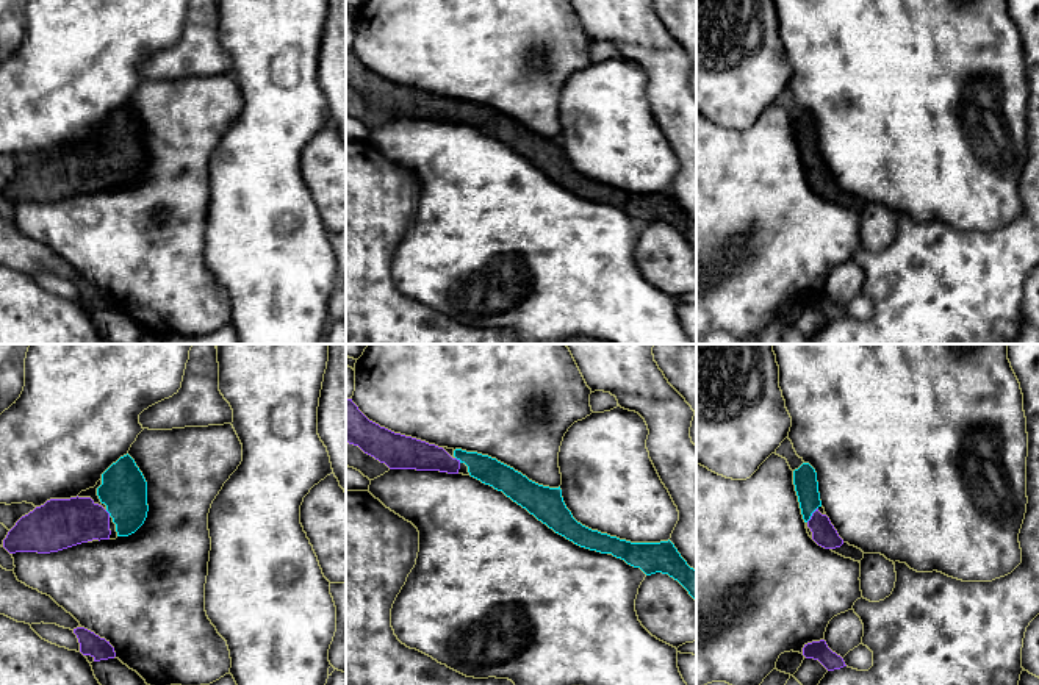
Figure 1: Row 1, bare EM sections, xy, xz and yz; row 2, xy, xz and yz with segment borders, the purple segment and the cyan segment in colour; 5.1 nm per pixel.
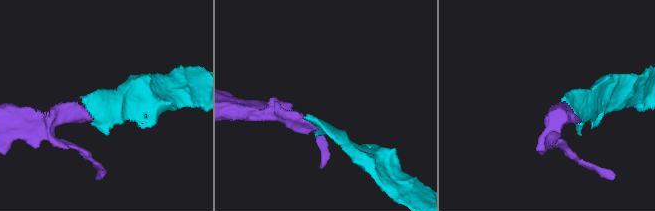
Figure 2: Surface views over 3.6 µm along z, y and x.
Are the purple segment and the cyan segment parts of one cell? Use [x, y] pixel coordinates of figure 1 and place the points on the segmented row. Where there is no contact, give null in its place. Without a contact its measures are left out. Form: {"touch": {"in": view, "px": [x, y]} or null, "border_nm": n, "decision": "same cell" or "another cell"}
{"touch": {"in": "yz", "px": [812, 515]}, "border_nm": 100, "decision": "same cell"}

